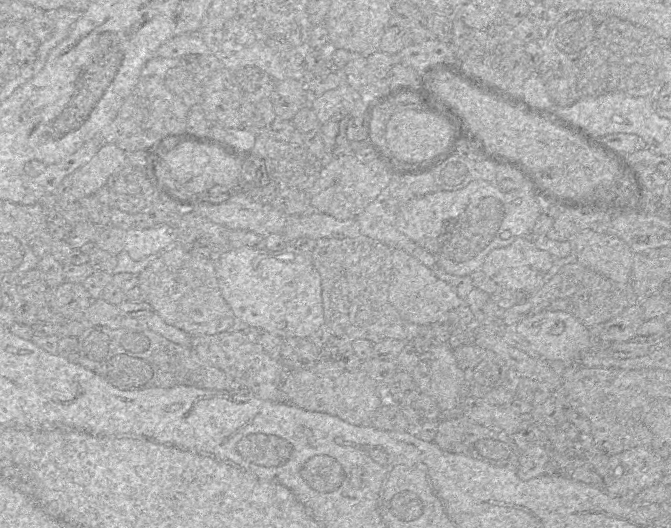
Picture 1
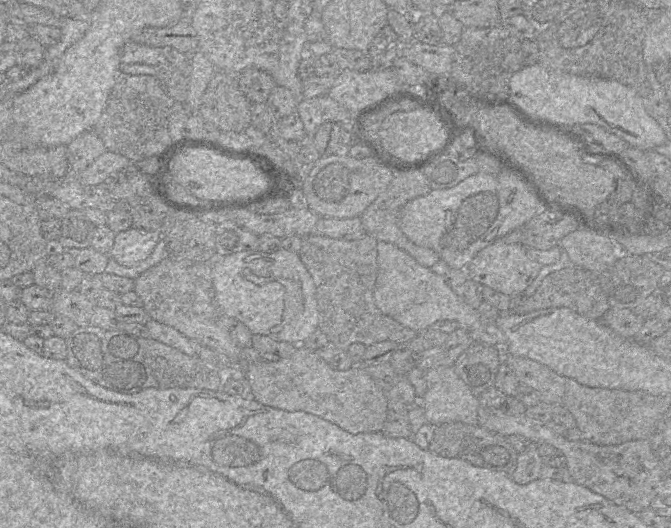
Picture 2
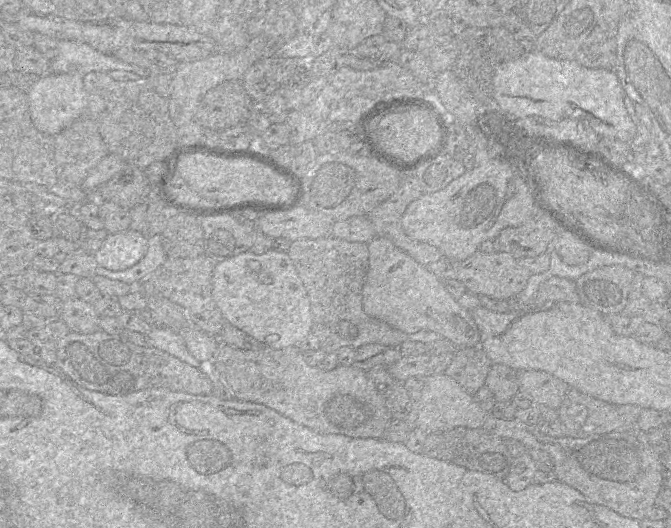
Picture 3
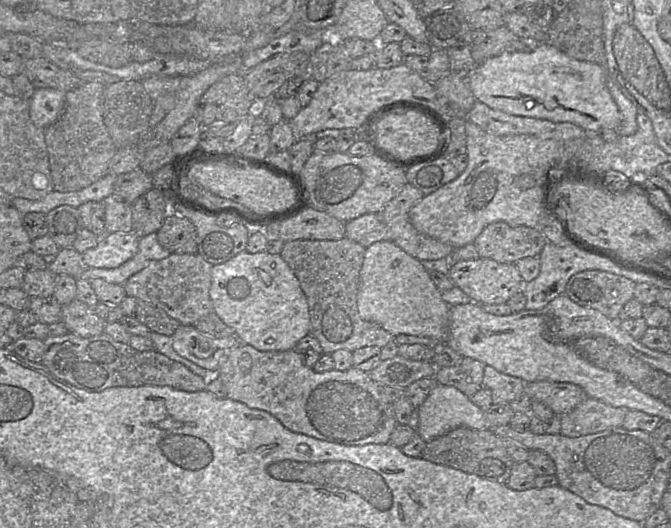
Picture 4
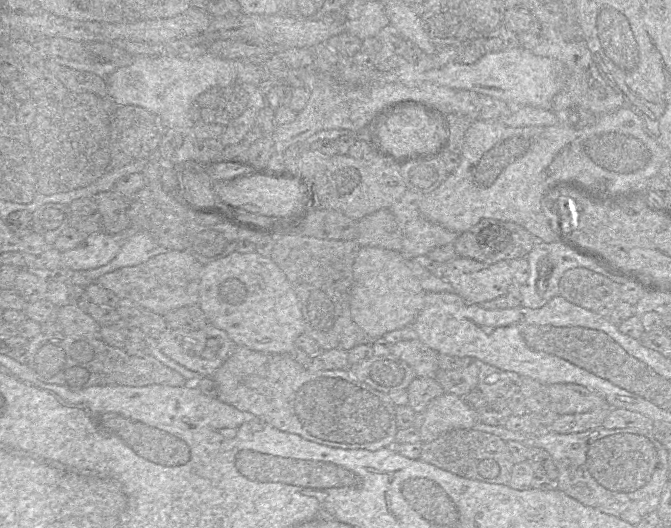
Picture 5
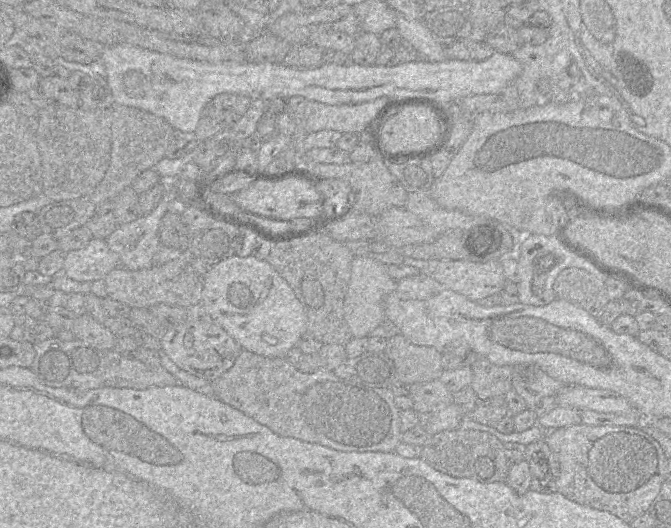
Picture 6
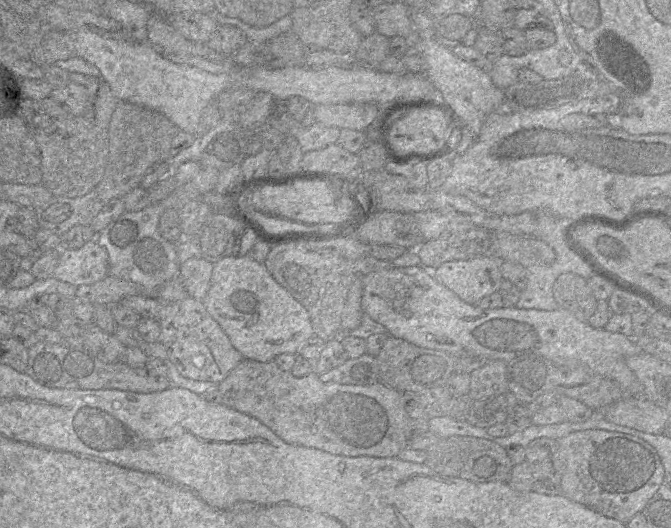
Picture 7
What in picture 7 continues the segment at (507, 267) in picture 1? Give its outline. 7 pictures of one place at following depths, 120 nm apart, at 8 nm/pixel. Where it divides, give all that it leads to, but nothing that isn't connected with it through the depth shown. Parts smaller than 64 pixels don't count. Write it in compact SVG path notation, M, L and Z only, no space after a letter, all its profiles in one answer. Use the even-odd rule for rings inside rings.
M491 256L447 261L430 270L433 277L468 304L496 292L503 280L500 262Z

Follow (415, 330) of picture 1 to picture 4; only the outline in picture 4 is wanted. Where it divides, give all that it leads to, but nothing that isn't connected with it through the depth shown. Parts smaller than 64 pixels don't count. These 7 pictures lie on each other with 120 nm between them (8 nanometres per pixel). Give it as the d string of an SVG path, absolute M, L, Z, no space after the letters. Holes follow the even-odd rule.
M347 237L339 240L293 240L283 244L280 255L297 277L306 296L310 316L310 333L318 340L322 354L331 355L340 349L353 352L366 346L382 348L394 340L391 333L376 323L363 320L358 313L357 292L364 254L365 247Z

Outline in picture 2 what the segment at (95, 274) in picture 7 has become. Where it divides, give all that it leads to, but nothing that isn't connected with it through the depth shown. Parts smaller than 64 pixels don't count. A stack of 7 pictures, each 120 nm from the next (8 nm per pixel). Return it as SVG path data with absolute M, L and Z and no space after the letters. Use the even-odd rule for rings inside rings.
M132 227L116 234L108 256L121 266L134 267L151 255L161 238L162 234L159 232Z

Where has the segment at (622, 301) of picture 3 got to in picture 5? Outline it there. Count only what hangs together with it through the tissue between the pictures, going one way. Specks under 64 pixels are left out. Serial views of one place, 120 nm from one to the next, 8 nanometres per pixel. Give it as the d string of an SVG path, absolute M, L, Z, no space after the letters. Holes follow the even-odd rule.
M572 268L559 281L559 295L577 306L608 317L620 302L620 285L587 268Z

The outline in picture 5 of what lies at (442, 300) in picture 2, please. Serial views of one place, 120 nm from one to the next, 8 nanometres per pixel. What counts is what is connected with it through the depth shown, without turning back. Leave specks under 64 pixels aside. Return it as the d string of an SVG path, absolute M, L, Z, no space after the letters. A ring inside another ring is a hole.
M361 247L353 265L350 312L353 321L372 340L413 324L424 307L426 292L401 253L380 247Z

